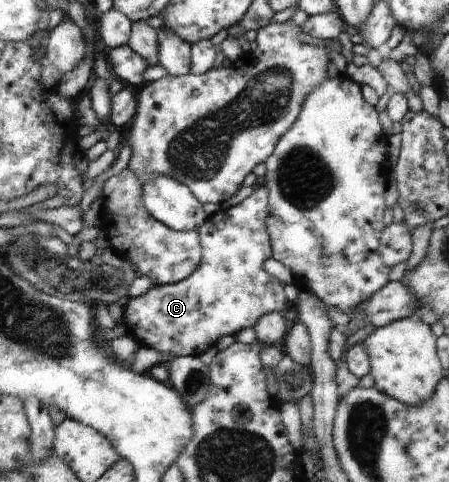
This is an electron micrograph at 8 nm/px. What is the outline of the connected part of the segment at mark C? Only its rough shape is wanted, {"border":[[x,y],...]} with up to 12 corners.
{"border":[[268,192],[207,216],[193,274],[129,297],[139,345],[196,356],[284,313]]}

